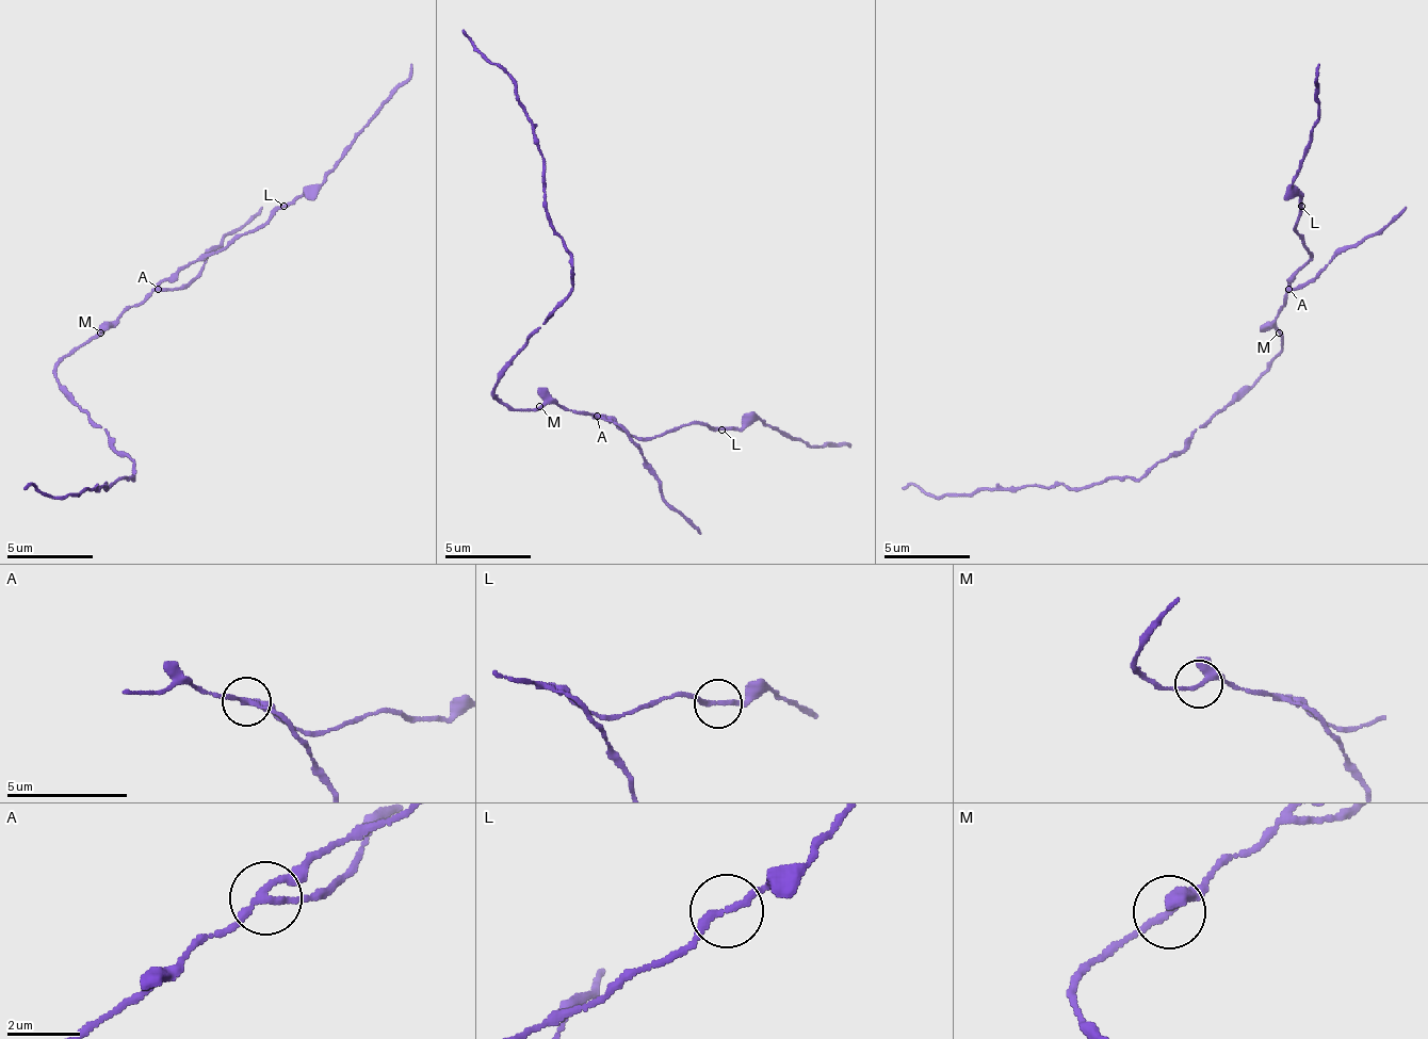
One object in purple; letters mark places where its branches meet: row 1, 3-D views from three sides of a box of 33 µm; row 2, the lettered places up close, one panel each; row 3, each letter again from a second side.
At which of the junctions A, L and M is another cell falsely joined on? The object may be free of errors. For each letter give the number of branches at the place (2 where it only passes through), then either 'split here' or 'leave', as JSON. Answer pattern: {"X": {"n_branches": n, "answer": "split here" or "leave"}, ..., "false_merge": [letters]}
{"A": {"n_branches": 3, "answer": "split here"}, "L": {"n_branches": 2, "answer": "leave"}, "M": {"n_branches": 3, "answer": "leave"}, "false_merge": ["A"]}

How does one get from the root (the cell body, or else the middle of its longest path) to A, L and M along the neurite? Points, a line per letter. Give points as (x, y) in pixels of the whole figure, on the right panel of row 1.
A: (1275, 359), (1283, 350), (1275, 320), (1283, 307), (1287, 290)
L: (1275, 359), (1283, 350), (1275, 320), (1287, 294), (1287, 281), (1309, 259), (1304, 242), (1296, 233), (1300, 207)
M: (1275, 359), (1283, 350), (1283, 337), (1279, 333)

